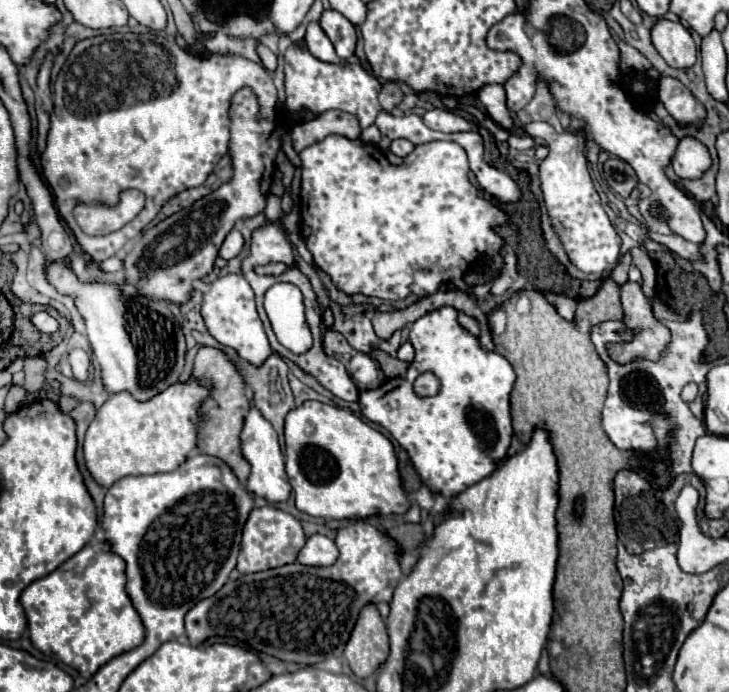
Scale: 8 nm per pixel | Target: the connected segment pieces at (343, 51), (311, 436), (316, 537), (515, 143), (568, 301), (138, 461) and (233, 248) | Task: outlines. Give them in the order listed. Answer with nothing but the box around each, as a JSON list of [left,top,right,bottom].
[[320,10,356,60],[284,400,408,520],[298,534,338,566],[507,133,535,150],[542,292,576,322],[84,380,210,488],[218,228,244,260]]

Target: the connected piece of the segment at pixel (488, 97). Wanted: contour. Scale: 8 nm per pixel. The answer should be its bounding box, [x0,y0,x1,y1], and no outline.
[478,84,512,128]

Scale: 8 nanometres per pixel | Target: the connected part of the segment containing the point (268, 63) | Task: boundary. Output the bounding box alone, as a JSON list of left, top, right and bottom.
[256,42,276,70]

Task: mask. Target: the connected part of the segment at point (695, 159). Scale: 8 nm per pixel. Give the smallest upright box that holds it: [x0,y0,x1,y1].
[672,138,710,178]

